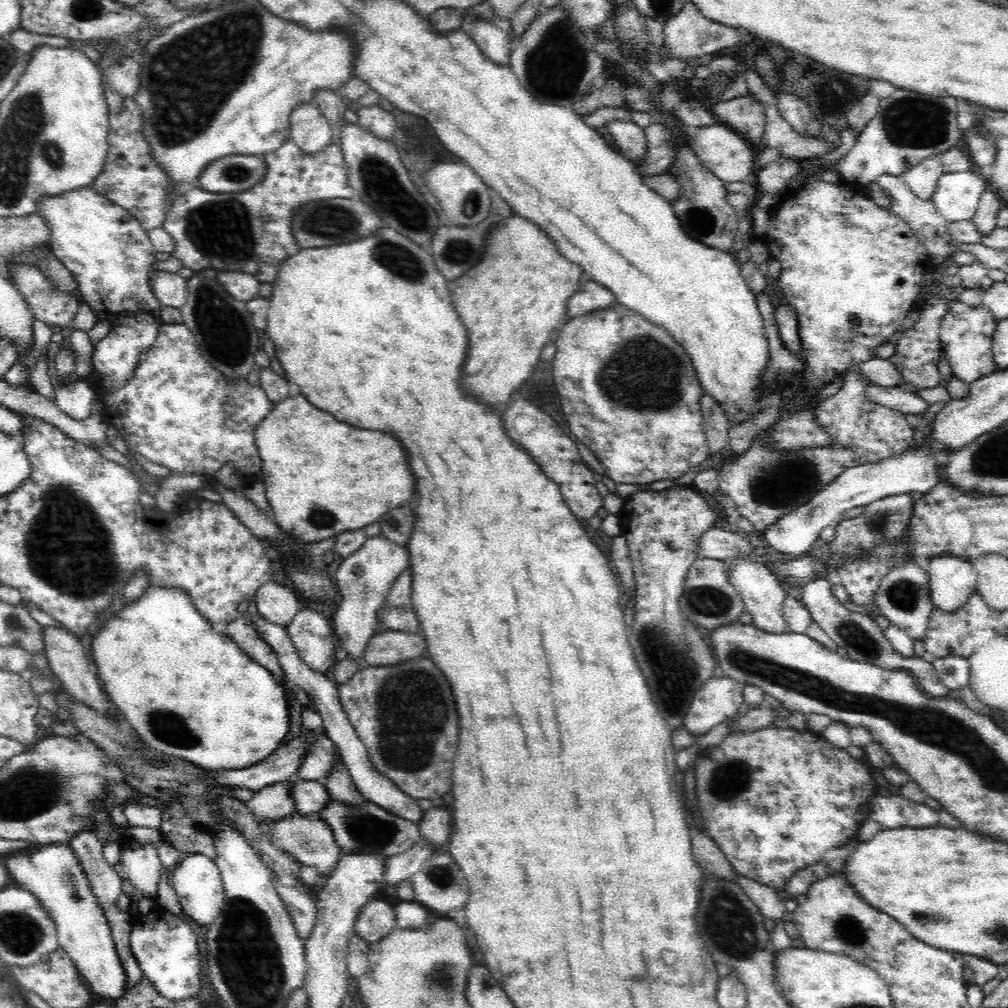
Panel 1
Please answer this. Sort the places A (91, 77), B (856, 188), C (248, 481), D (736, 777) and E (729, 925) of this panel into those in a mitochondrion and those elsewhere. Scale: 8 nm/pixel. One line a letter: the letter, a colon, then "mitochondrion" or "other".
A: other
B: other
C: other
D: mitochondrion
E: mitochondrion

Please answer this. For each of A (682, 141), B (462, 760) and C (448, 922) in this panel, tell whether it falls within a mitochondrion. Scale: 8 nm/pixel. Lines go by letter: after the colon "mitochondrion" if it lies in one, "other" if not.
A: other
B: other
C: other

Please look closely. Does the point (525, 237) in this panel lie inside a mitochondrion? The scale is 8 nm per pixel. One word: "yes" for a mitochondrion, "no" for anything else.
no

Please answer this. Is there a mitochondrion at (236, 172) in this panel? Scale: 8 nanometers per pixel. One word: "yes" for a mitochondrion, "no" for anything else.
yes

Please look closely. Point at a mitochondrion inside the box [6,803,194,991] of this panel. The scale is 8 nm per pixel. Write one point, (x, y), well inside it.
(71, 879)

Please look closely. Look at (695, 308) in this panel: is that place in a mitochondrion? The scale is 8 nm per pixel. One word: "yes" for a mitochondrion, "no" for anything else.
no

